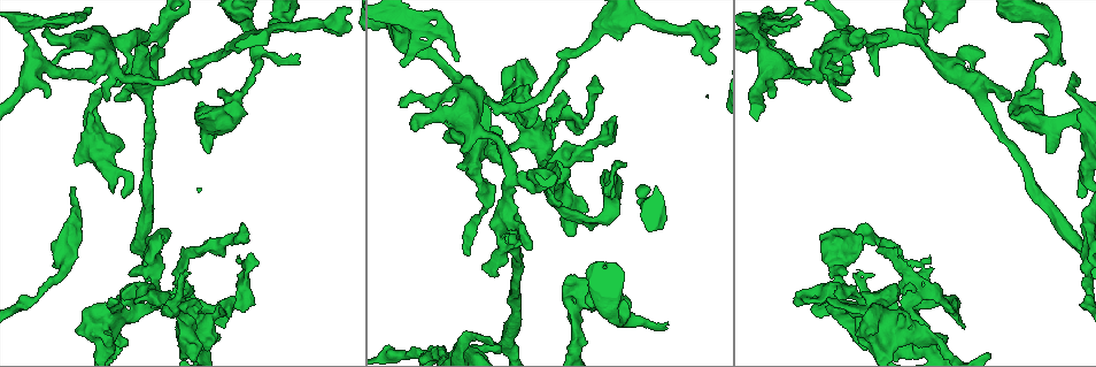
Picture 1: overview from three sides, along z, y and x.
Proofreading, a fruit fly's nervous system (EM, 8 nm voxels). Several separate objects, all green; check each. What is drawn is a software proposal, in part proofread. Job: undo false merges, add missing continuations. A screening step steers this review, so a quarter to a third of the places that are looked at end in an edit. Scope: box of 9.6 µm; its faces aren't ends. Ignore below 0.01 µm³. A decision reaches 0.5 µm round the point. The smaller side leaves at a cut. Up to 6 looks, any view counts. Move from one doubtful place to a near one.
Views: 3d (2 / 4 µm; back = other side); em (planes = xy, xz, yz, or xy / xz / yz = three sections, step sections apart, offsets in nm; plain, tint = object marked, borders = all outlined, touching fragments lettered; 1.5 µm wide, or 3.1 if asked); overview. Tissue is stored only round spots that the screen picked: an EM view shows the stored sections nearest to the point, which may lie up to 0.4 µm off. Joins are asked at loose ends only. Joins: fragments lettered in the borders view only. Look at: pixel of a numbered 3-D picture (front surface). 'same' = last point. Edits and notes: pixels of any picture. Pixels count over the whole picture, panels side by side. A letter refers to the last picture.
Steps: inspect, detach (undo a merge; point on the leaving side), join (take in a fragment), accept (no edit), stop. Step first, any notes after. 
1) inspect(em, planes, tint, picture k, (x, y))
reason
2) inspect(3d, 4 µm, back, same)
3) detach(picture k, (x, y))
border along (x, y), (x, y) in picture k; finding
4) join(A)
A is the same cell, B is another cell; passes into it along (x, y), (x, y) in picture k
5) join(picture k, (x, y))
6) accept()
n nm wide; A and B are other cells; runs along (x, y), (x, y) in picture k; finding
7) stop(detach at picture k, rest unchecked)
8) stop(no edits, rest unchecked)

inspect(3d, 4 µm, picture 1, (855, 51))
an open end

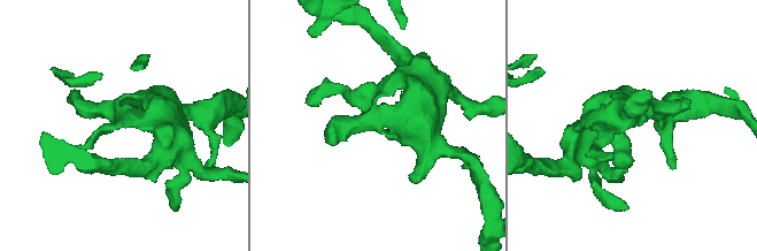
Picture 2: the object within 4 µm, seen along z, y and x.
inspect(em, xy, step 8, tint, picture 2, (637, 124))
shape alone is not enough

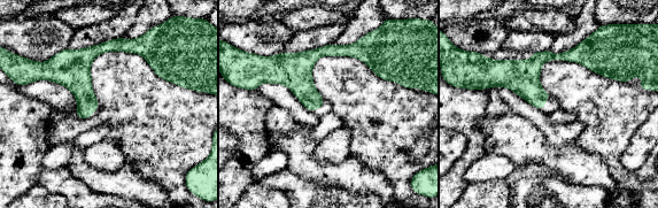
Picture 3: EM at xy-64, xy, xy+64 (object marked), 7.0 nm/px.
inspect(em, planes, borders, same)

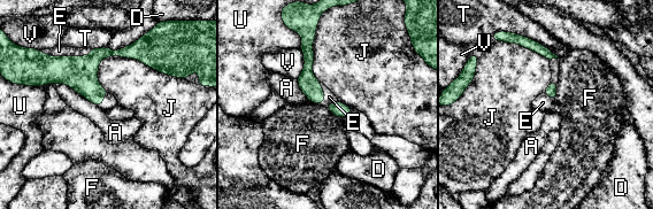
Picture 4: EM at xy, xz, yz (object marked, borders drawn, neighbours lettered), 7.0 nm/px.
join(E)
J touches over 460 nm; E is the same cell, A, D, F, J, T, U and V are other cells; passes into it along (35, 68), (68, 56), (59, 51) in picture 4; the cell continues

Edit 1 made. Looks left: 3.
inspect(3d, 2 µm, picture 1, (298, 55))
free end

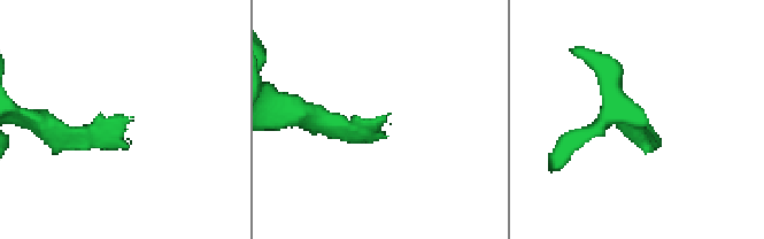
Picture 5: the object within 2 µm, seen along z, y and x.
inspect(em, xy, step 8, borders, picture 5, (382, 115))

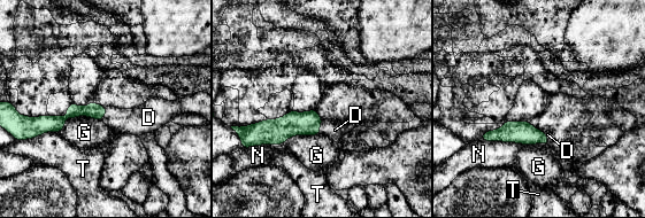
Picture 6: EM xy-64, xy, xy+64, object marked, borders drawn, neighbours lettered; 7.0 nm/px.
join(D)
110 nm wide; D is the same cell, G, N and T are other cells; passes into it along (293, 123), (320, 125), (335, 130) in picture 6; the cell continues

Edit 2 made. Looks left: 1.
stop(join at picture 4, join at picture 6, rest unchecked)

